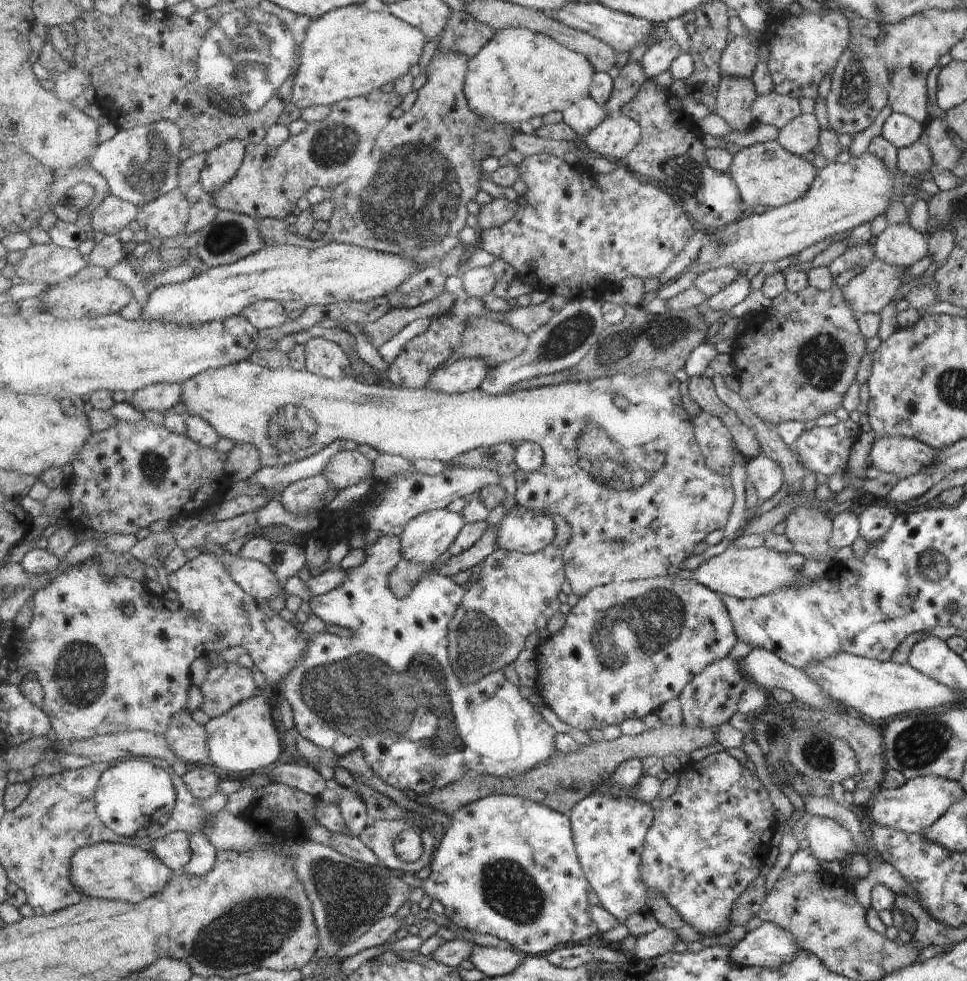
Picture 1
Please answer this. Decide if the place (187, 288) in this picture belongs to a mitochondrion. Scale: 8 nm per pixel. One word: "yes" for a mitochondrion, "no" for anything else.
no

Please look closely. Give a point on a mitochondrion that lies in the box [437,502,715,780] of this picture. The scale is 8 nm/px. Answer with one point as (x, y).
(634, 628)

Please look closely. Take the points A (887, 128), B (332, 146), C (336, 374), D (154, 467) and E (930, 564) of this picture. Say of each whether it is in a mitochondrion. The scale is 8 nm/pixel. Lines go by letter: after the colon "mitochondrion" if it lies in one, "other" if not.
A: other
B: mitochondrion
C: other
D: mitochondrion
E: mitochondrion

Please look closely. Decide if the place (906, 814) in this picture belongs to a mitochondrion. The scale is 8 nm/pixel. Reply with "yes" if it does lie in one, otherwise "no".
no

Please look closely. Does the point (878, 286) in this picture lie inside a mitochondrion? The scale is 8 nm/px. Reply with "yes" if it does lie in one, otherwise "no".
no

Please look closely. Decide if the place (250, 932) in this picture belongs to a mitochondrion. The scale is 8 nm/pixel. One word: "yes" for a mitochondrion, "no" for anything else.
yes

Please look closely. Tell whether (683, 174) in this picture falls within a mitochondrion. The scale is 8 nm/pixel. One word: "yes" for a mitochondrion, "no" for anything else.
yes

